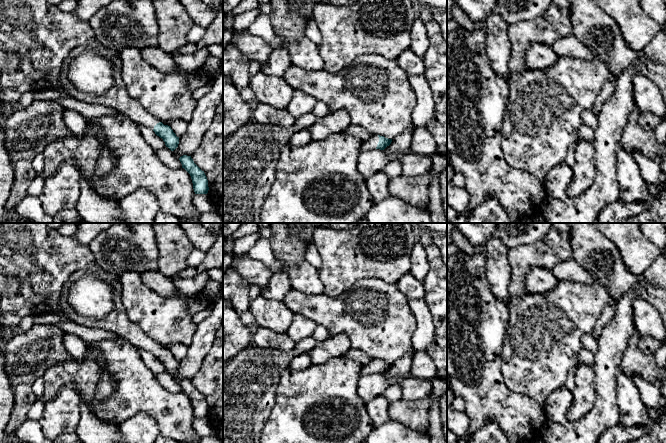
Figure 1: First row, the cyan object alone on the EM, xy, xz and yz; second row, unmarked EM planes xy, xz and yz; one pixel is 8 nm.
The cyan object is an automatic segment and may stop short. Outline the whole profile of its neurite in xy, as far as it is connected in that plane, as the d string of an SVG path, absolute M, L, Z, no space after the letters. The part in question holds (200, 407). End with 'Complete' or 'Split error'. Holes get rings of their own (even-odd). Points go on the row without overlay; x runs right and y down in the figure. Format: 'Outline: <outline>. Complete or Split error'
Outline: M183 379L179 384L182 388L182 392L184 392L191 400L195 418L207 418L209 411L204 395L194 387L191 380Z. Complete

